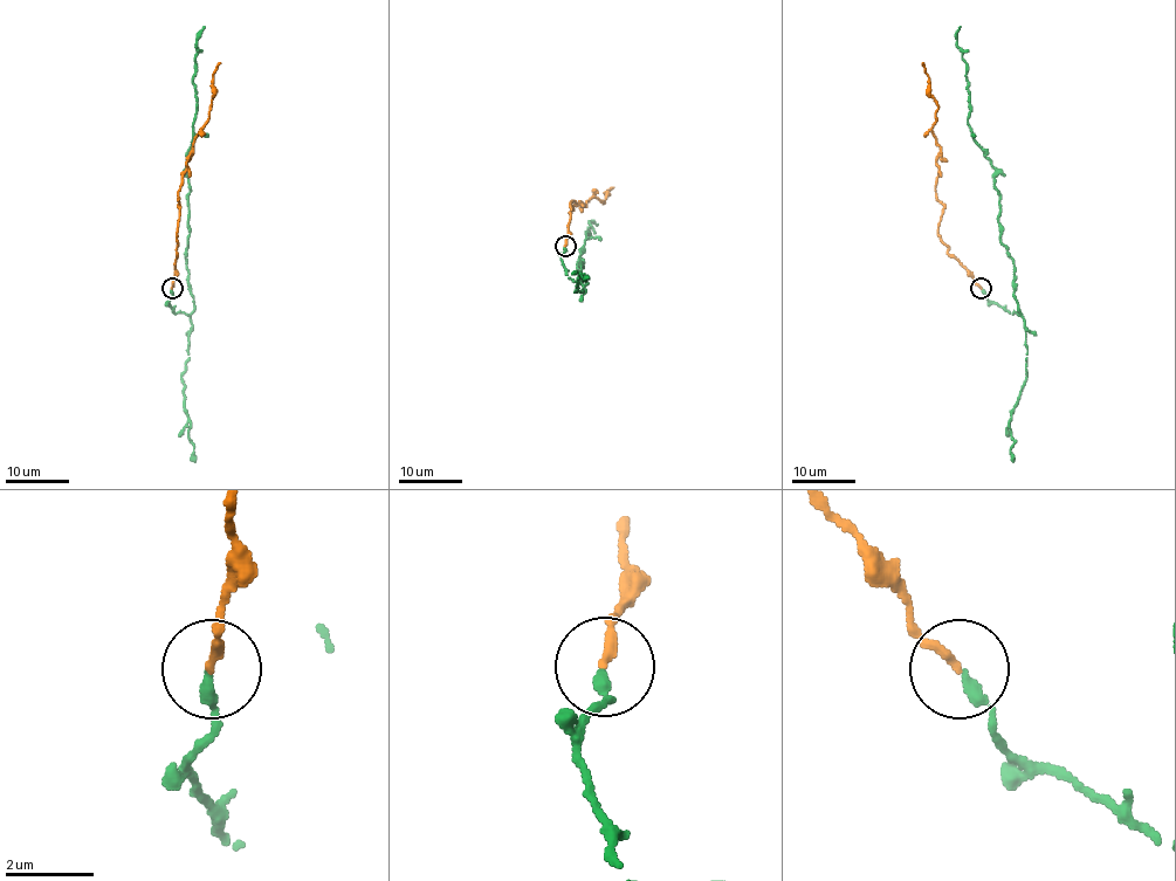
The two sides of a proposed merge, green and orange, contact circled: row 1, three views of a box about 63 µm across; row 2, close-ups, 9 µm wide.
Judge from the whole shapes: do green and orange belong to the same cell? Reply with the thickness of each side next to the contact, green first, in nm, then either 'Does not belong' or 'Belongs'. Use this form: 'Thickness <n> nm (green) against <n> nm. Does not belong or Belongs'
Thickness 260 nm (green) against 200 nm. Belongs

